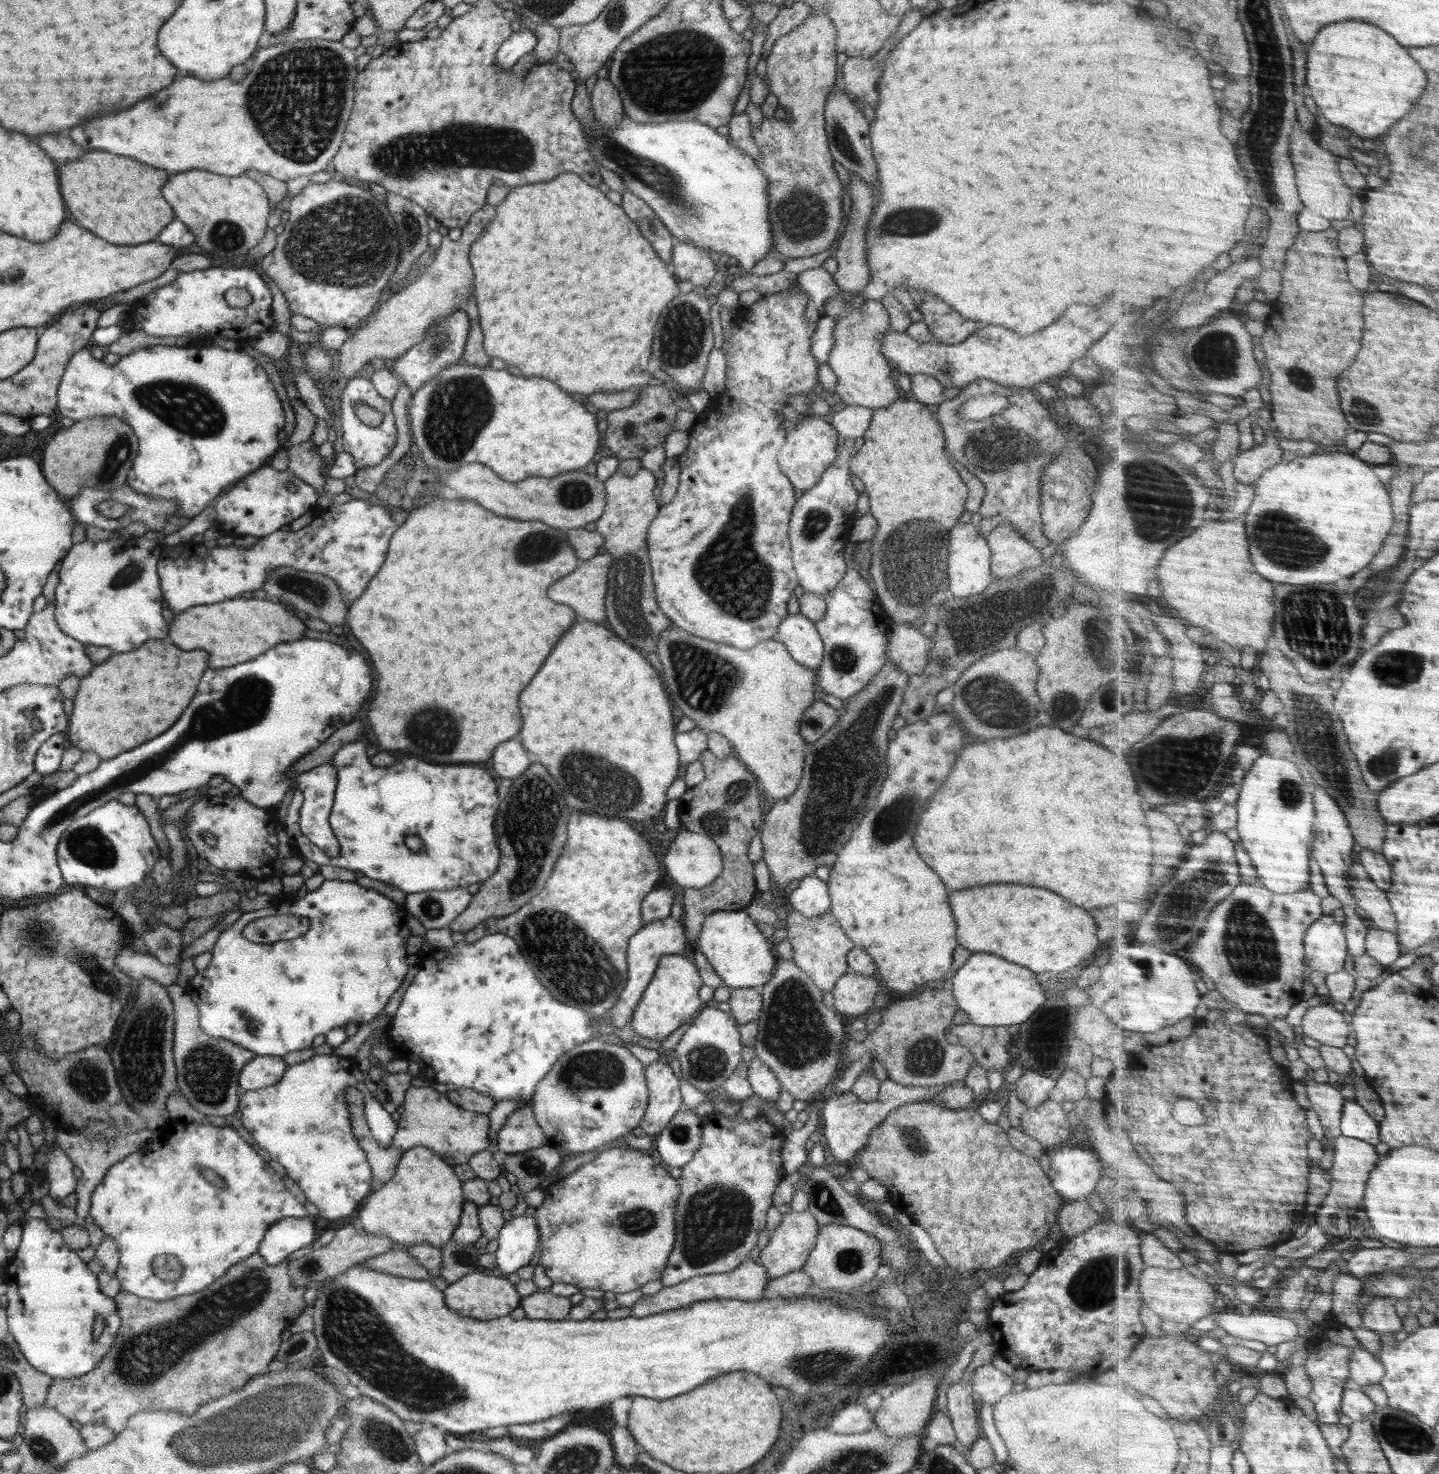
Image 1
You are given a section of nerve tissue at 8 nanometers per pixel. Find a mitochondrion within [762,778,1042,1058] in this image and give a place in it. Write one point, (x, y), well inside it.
(893, 820)

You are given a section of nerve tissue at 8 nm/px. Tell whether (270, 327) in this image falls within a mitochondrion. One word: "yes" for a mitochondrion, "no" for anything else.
no

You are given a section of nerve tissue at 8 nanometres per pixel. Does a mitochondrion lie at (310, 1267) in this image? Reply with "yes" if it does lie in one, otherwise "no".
yes

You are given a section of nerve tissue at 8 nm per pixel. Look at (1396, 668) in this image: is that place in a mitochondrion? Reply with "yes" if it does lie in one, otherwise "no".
yes

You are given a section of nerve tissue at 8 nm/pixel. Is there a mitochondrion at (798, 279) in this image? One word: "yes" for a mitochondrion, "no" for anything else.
no

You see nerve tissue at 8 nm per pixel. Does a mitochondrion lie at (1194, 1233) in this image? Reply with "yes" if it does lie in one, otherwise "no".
no

